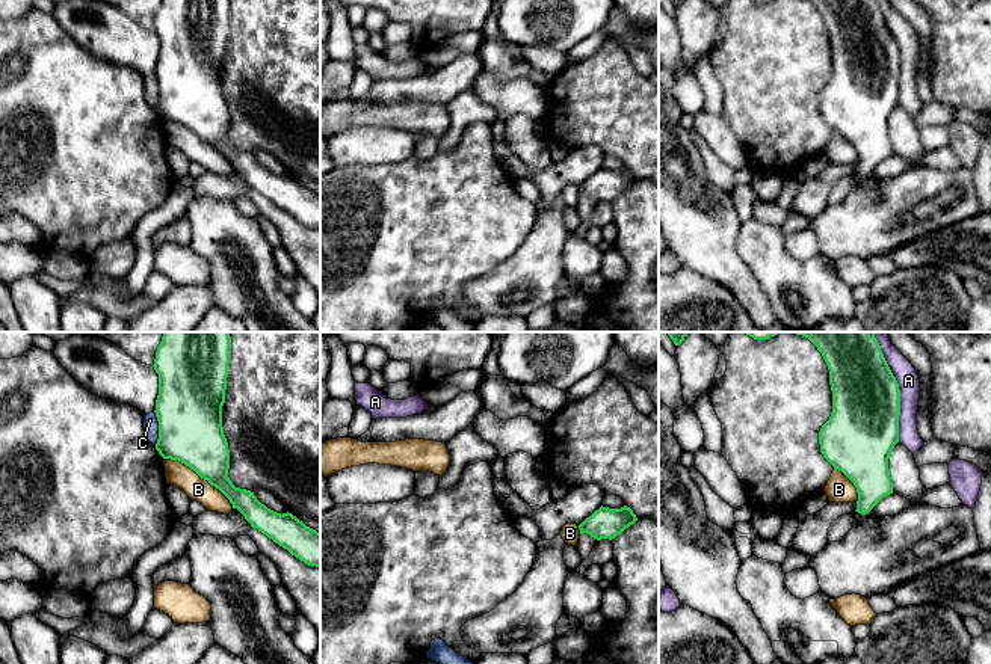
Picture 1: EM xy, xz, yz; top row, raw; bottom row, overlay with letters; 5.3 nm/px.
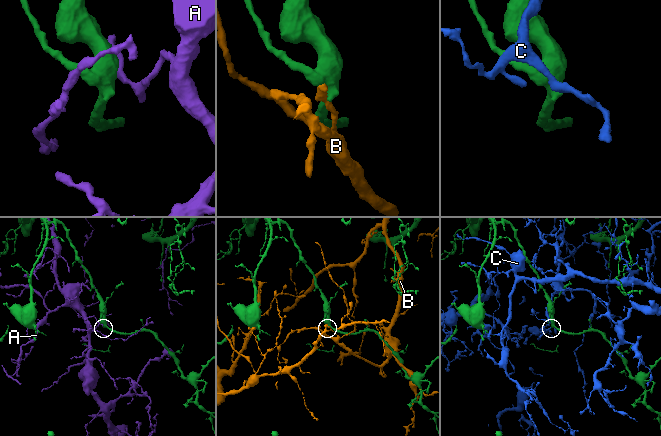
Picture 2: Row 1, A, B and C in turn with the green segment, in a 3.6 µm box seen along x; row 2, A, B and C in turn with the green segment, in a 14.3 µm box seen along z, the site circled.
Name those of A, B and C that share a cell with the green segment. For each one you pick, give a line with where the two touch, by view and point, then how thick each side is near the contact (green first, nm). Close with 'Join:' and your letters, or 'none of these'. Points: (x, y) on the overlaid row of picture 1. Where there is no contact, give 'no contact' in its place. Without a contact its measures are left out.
Join: none of these

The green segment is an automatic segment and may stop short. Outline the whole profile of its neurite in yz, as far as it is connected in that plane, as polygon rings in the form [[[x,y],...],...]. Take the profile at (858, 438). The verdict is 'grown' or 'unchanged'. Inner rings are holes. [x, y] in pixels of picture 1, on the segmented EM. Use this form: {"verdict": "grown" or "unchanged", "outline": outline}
{"verdict": "grown", "outline": [[[790,332],[808,338],[822,353],[832,391],[832,412],[819,432],[820,453],[857,487],[854,527],[866,522],[867,513],[893,493],[888,459],[899,442],[900,389],[875,332]]]}

